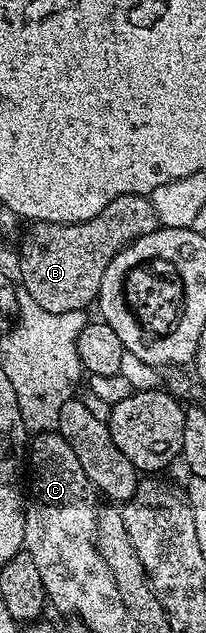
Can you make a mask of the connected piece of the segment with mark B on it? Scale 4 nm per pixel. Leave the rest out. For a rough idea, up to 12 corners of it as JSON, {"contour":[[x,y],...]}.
{"contour":[[122,195],[80,223],[32,222],[22,290],[63,314],[98,300],[109,261],[159,230]]}

